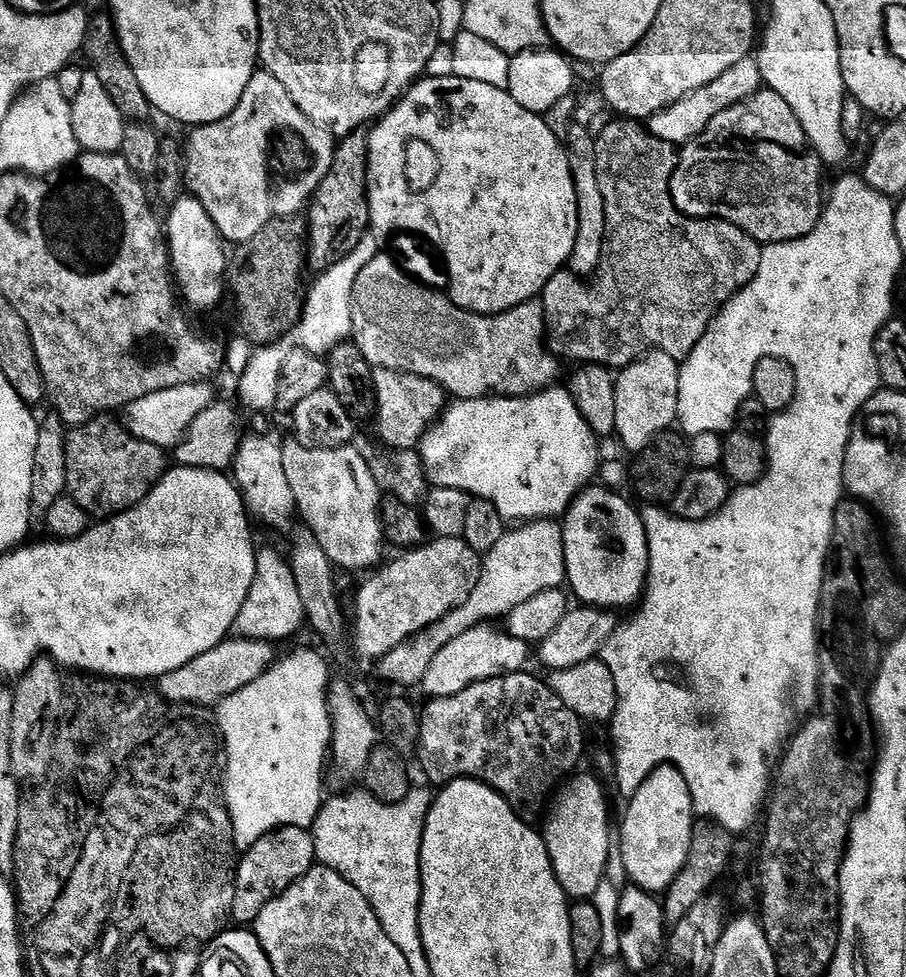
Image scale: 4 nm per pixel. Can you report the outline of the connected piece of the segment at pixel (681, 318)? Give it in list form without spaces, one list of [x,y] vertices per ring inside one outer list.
[[[612,118],[601,132],[595,133],[596,157],[598,158],[598,186],[602,190],[602,198],[606,202],[606,230],[602,234],[604,249],[600,252],[600,265],[596,268],[596,277],[587,284],[579,280],[569,270],[562,270],[546,282],[542,295],[538,302],[544,308],[544,326],[546,329],[546,343],[553,356],[561,361],[581,360],[584,364],[609,364],[615,370],[623,370],[629,364],[635,363],[649,350],[670,354],[678,362],[687,361],[689,354],[698,346],[698,342],[706,334],[708,327],[712,325],[721,308],[727,305],[736,293],[746,287],[758,274],[758,266],[762,266],[762,254],[764,249],[750,234],[743,232],[738,226],[734,226],[725,220],[698,220],[695,216],[686,216],[674,206],[672,201],[672,175],[676,169],[678,149],[671,139],[663,140],[652,132],[647,132],[643,123],[627,118]]]

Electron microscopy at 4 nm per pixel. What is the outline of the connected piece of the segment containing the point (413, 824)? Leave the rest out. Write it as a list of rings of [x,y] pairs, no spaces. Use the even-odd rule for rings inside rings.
[[[413,787],[406,798],[397,804],[387,804],[367,790],[348,790],[343,794],[333,795],[332,800],[323,801],[316,823],[311,829],[316,843],[316,858],[323,867],[334,870],[347,878],[356,889],[363,894],[366,902],[378,914],[378,922],[382,922],[382,930],[394,942],[394,946],[408,950],[420,939],[420,847],[424,823],[428,817],[428,809],[432,807],[433,793],[427,787]]]

